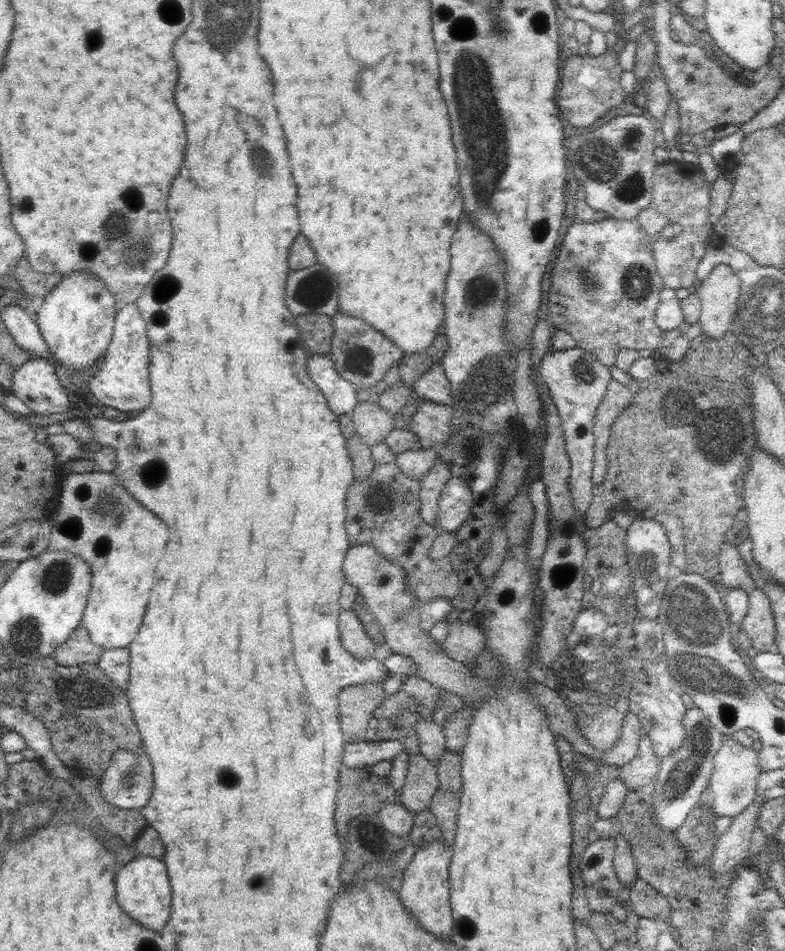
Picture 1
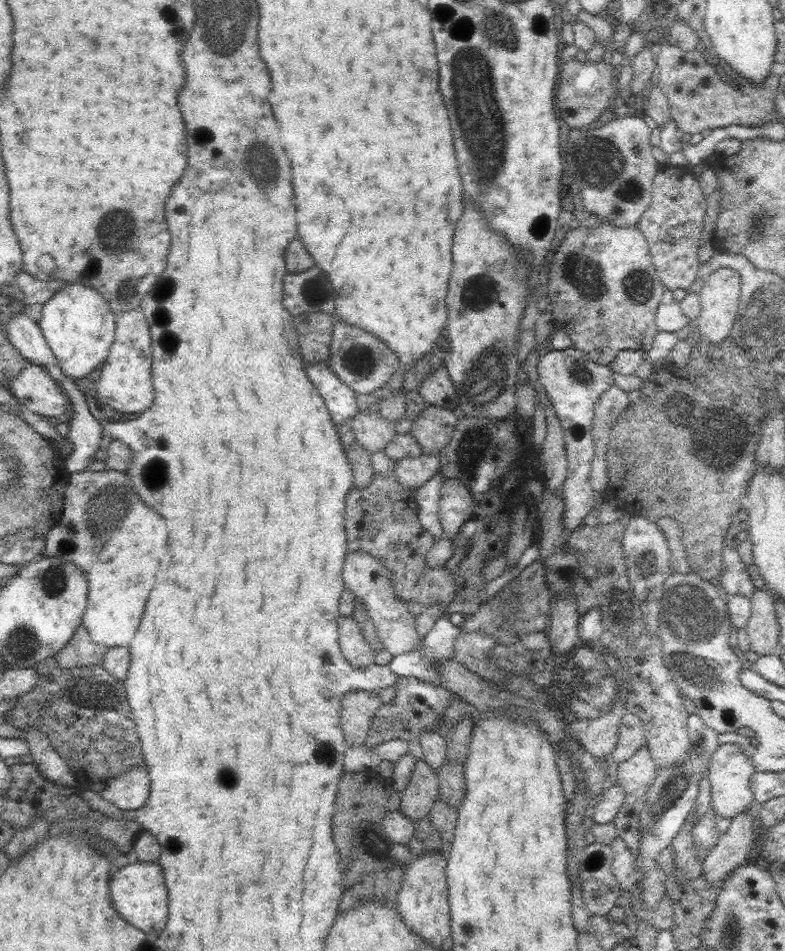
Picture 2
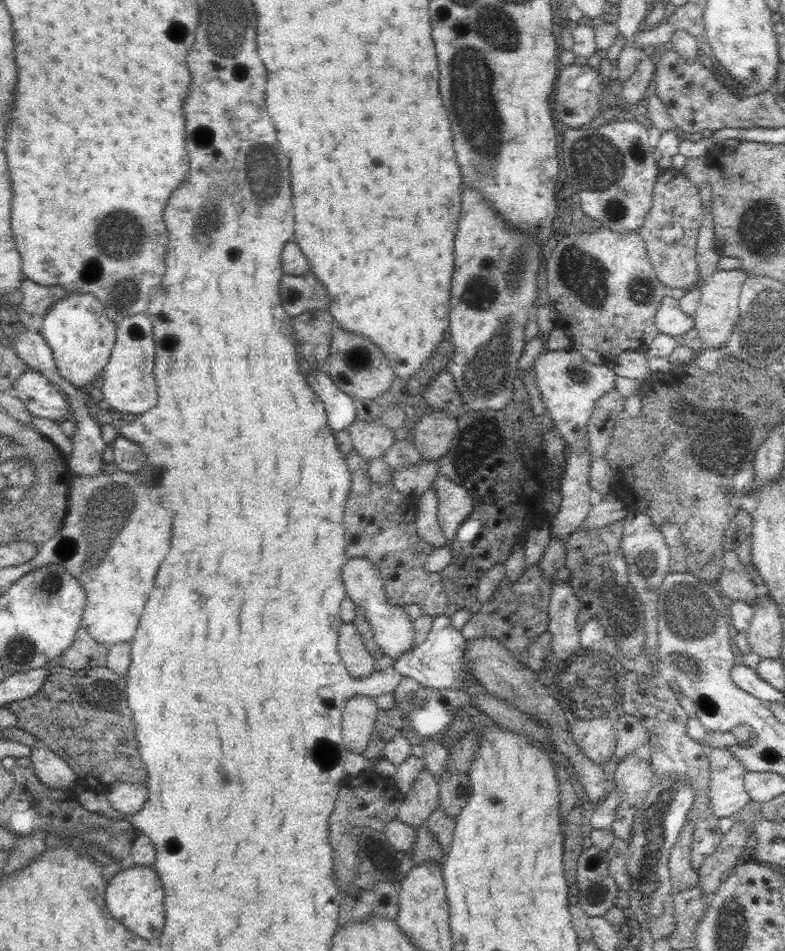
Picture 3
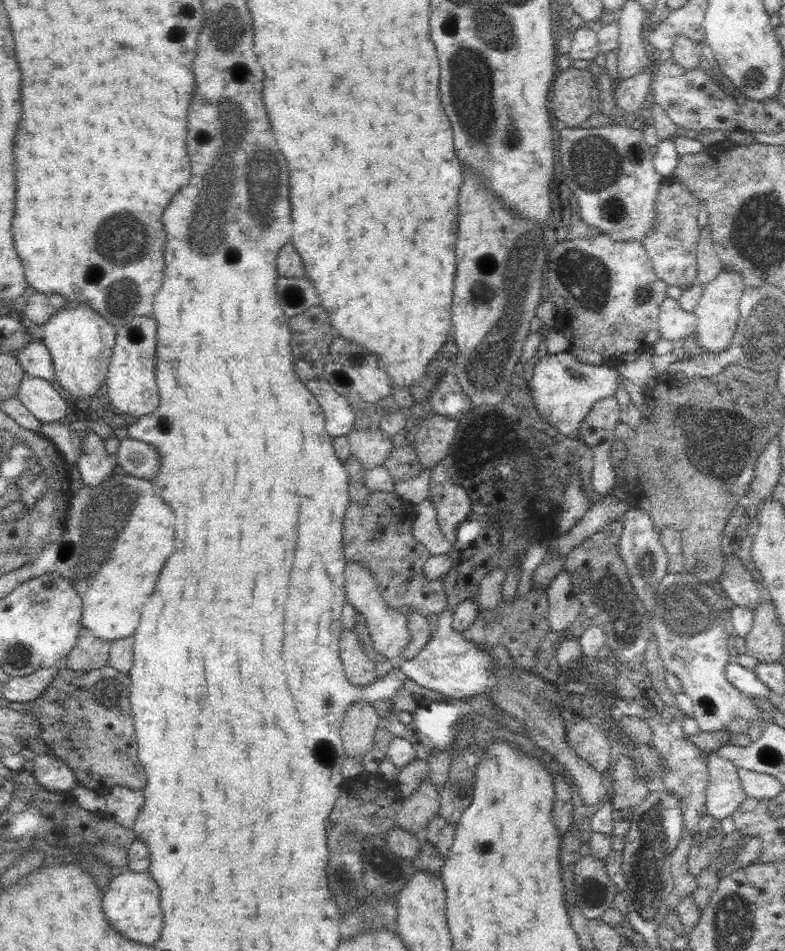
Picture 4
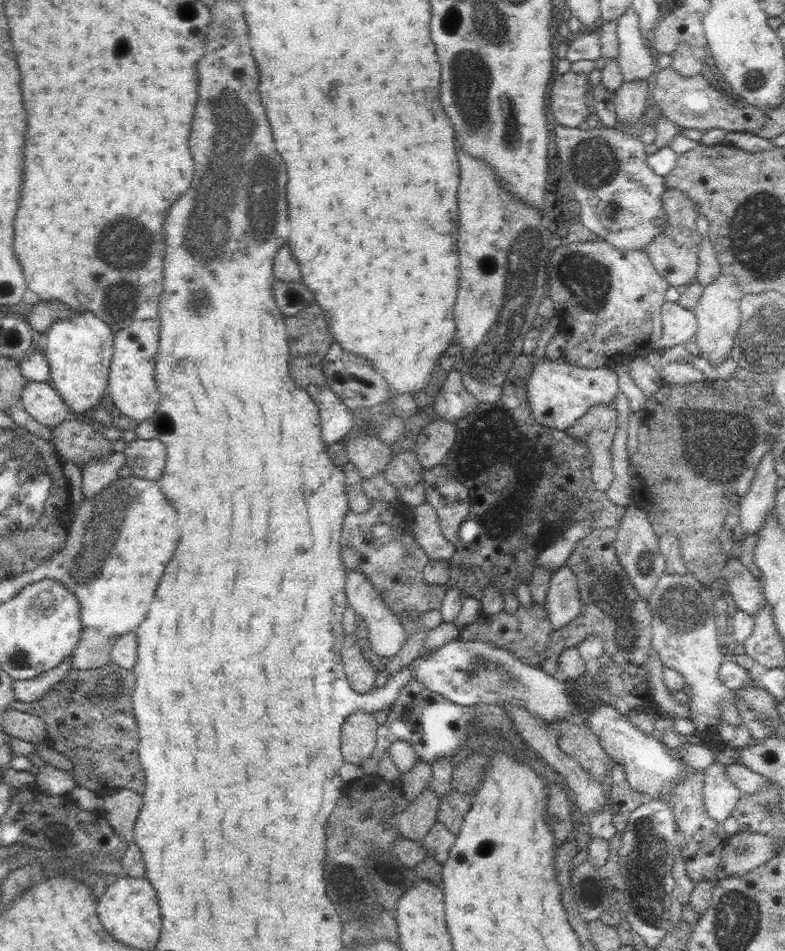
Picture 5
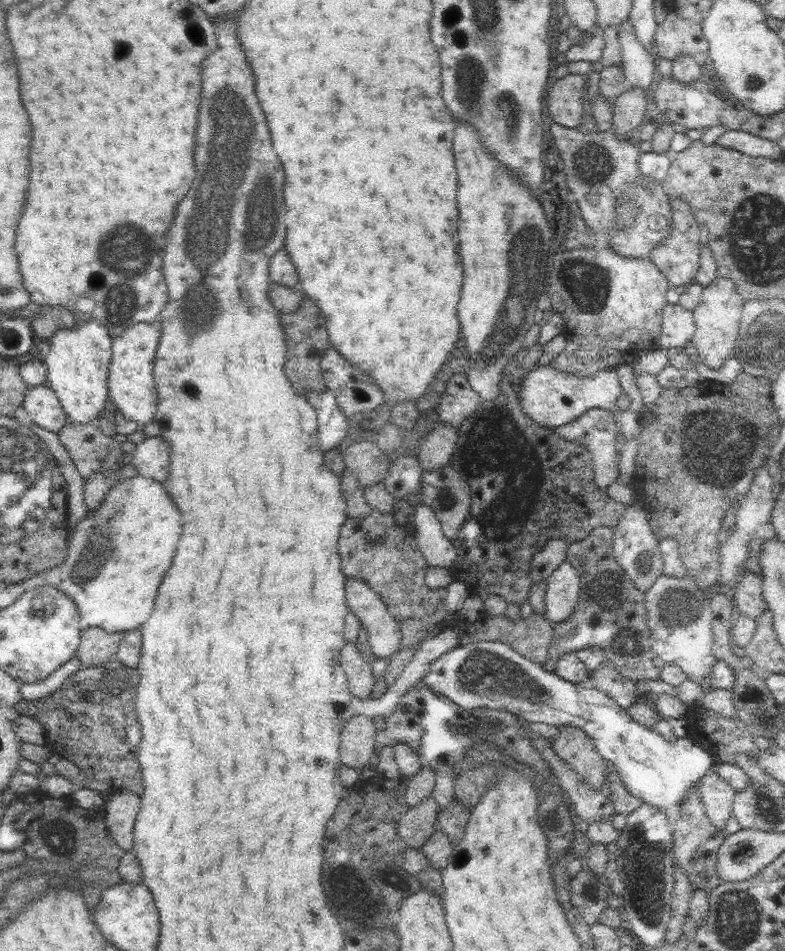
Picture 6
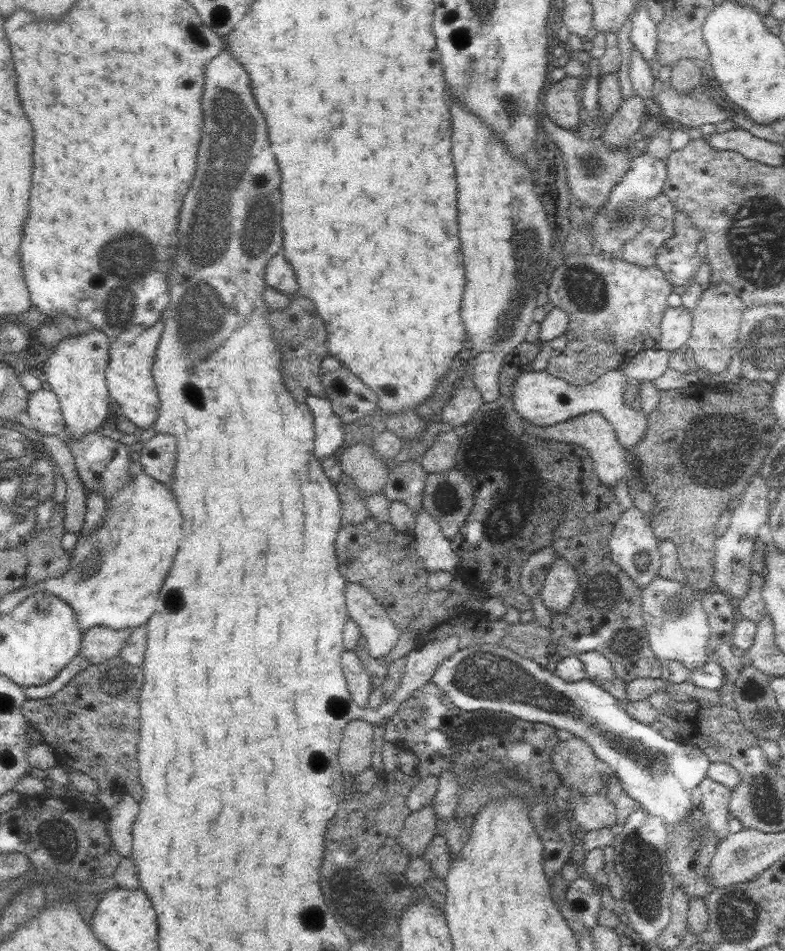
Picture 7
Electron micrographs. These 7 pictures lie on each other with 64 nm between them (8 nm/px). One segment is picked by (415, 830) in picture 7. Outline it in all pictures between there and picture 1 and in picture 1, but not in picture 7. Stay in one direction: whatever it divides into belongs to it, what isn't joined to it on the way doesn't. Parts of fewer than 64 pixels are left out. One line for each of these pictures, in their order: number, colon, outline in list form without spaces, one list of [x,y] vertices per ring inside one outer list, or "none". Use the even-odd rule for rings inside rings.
1: [[[417,754],[409,756],[409,768],[405,776],[405,784],[399,790],[401,792],[401,804],[411,812],[423,812],[431,806],[431,798],[435,790],[439,790],[439,778],[437,778],[437,766],[429,762],[427,758]]]
2: [[[421,758],[415,760],[415,768],[411,774],[411,780],[403,792],[399,792],[401,812],[411,822],[417,822],[425,818],[431,812],[433,802],[439,798],[439,780],[435,770]]]
3: [[[423,770],[415,778],[413,788],[401,796],[397,818],[415,830],[439,808],[439,800],[439,782],[431,772]]]
4: [[[425,778],[419,788],[401,800],[395,814],[395,824],[413,836],[421,836],[427,824],[439,814],[439,790],[429,778]]]
5: [[[427,786],[415,800],[411,800],[403,812],[397,814],[399,834],[403,838],[409,838],[413,842],[423,842],[427,832],[437,822],[437,810],[439,810],[439,798],[437,794]]]
6: [[[427,796],[419,806],[407,808],[407,812],[397,822],[397,836],[407,844],[407,848],[423,848],[437,826],[439,806],[433,796]]]

